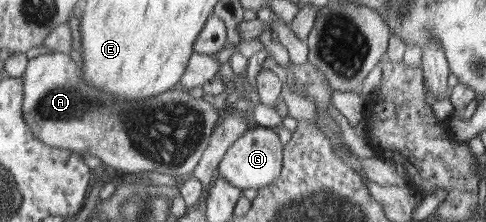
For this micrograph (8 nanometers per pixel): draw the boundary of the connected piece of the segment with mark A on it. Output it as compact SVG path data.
M56 50L28 59L21 78L24 80L24 122L40 142L98 156L103 164L124 173L157 171L181 180L191 176L220 120L213 105L192 97L181 87L132 102L108 96L88 86L82 80L80 66L68 53Z

